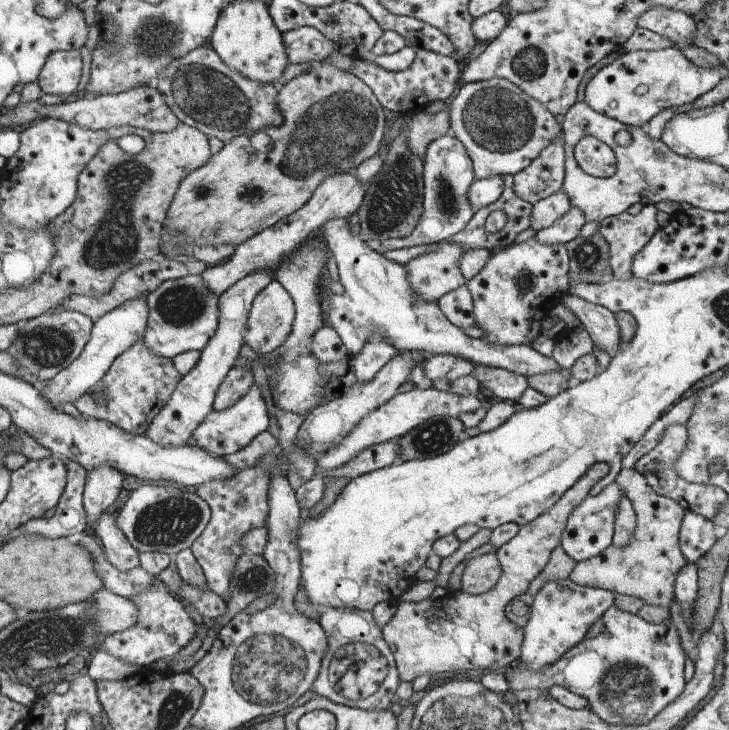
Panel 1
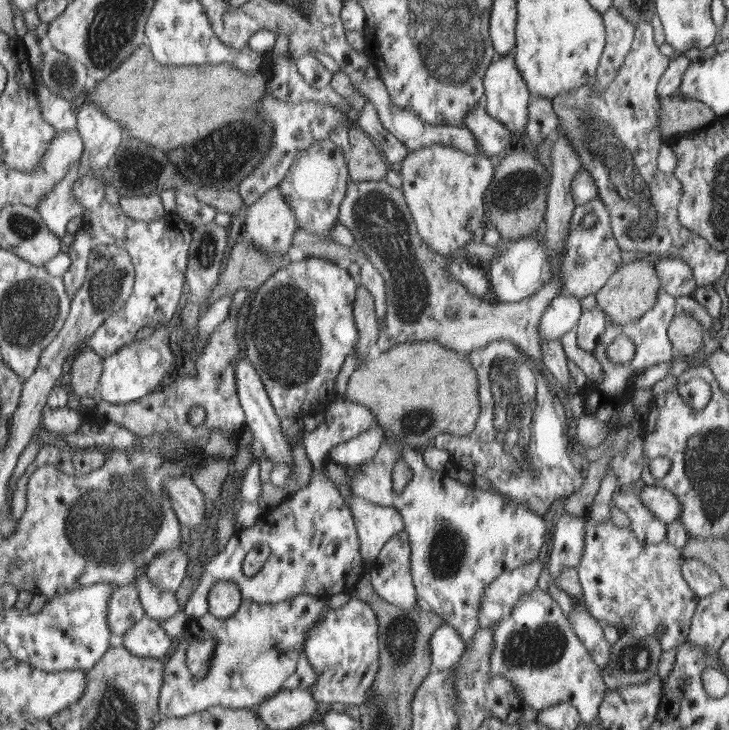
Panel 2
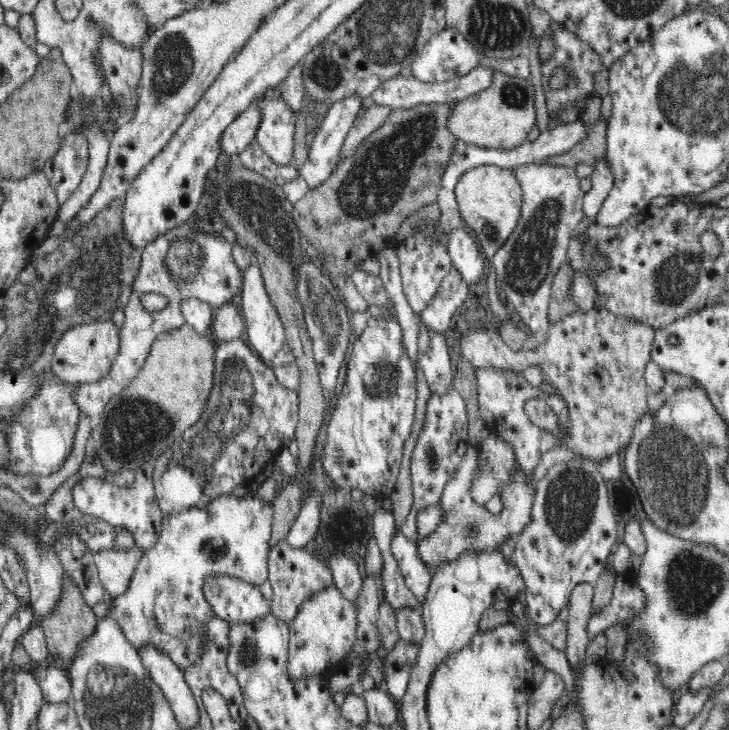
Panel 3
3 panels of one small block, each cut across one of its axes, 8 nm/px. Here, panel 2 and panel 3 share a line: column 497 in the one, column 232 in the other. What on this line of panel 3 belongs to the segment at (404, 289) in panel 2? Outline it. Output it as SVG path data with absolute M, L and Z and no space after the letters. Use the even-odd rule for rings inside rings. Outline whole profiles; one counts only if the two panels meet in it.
M226 302L215 309L210 330L216 343L227 343L244 337L245 322L236 306Z

